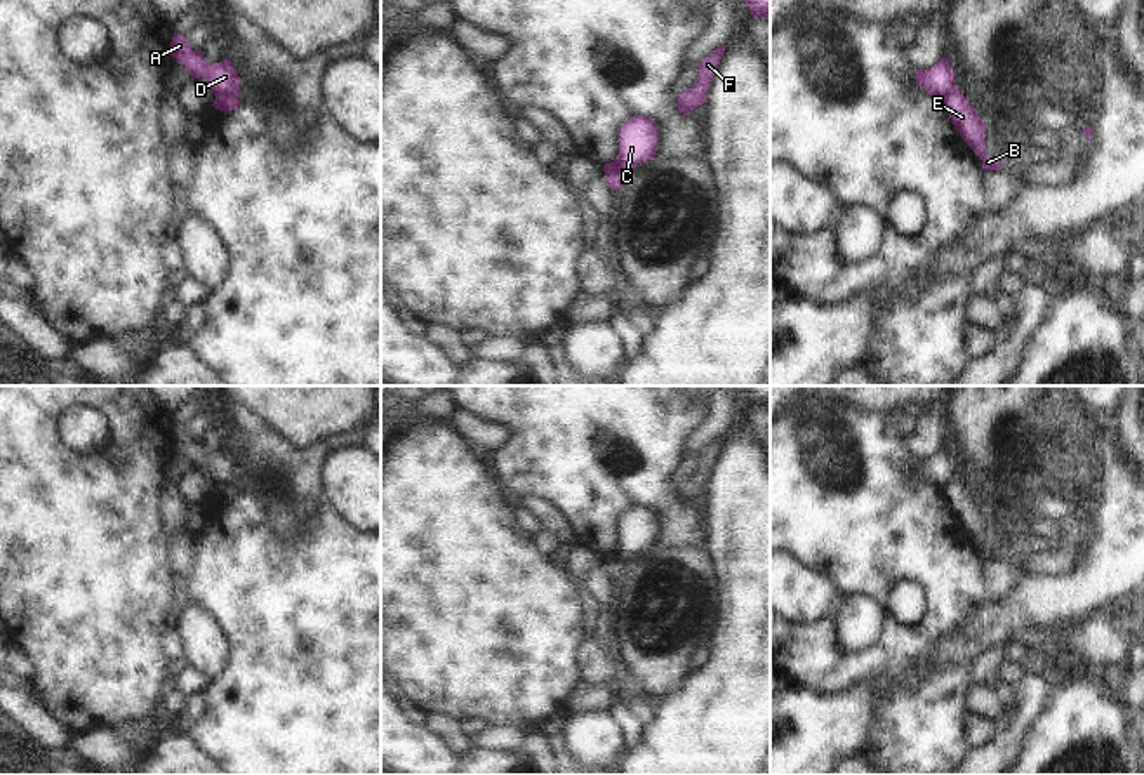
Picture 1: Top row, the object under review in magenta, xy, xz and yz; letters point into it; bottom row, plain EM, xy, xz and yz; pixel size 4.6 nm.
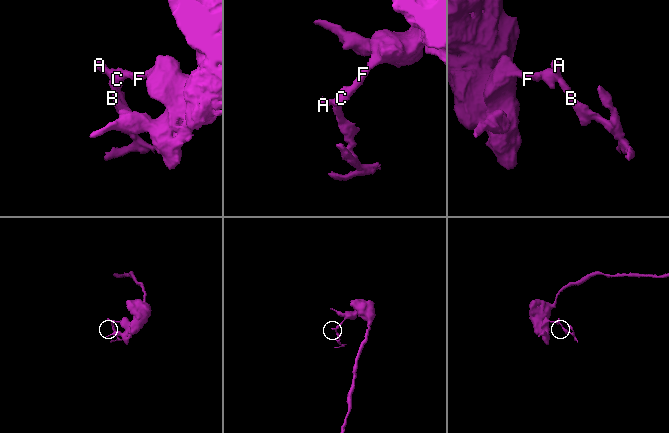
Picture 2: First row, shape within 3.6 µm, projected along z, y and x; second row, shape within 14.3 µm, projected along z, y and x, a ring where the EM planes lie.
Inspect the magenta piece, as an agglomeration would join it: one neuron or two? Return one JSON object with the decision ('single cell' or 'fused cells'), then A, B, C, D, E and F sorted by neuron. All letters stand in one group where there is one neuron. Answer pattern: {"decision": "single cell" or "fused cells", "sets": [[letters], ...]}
{"decision": "fused cells", "sets": [["A", "C", "D", "F"], ["B", "E"]]}

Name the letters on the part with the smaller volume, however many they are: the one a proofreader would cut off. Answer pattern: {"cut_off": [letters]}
{"cut_off": ["B", "E"]}

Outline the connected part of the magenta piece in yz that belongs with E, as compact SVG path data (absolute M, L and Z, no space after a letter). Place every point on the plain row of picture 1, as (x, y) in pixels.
M953 478L944 488L946 497L954 518L960 521L961 528L974 539L977 546L982 547L984 560L1000 560L1001 553L988 546L984 521L988 513L975 502L968 488L960 478Z

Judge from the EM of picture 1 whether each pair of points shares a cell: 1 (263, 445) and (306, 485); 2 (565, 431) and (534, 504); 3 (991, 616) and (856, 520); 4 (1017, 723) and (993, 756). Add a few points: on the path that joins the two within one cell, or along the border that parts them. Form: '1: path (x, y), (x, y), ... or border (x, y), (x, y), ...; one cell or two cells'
1: path (273, 456), (296, 476); one cell
2: border (515, 496), (536, 496), (550, 503), (569, 522); two cells
3: border (988, 600), (948, 633); two cells
4: path (1010, 732), (1002, 748); one cell

